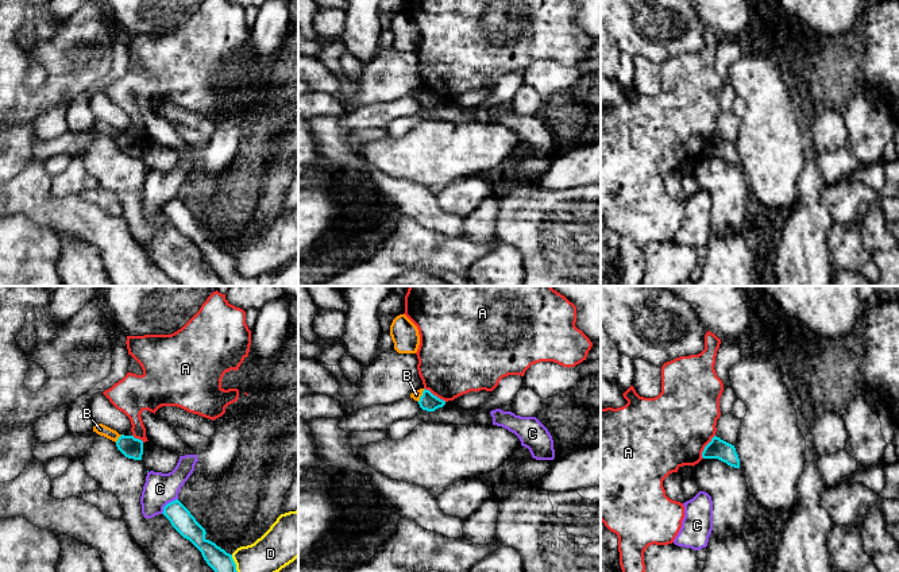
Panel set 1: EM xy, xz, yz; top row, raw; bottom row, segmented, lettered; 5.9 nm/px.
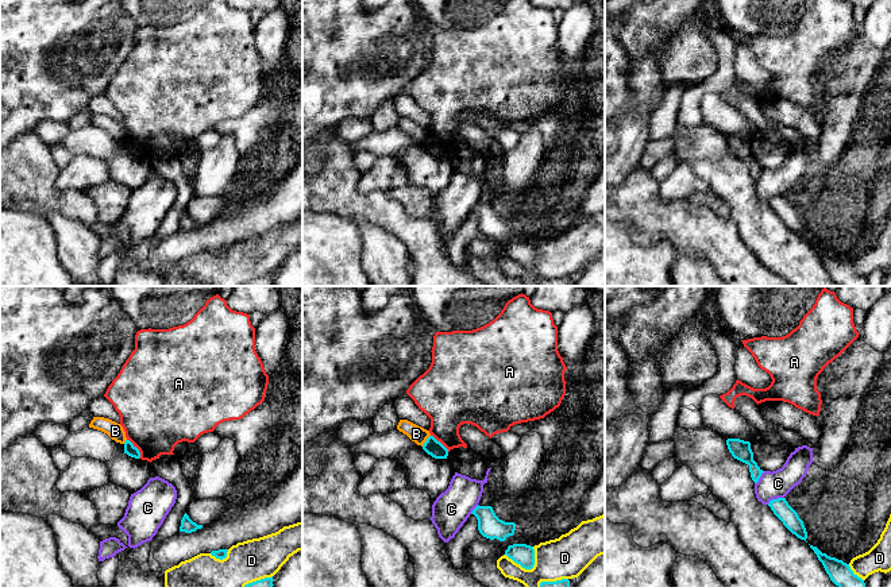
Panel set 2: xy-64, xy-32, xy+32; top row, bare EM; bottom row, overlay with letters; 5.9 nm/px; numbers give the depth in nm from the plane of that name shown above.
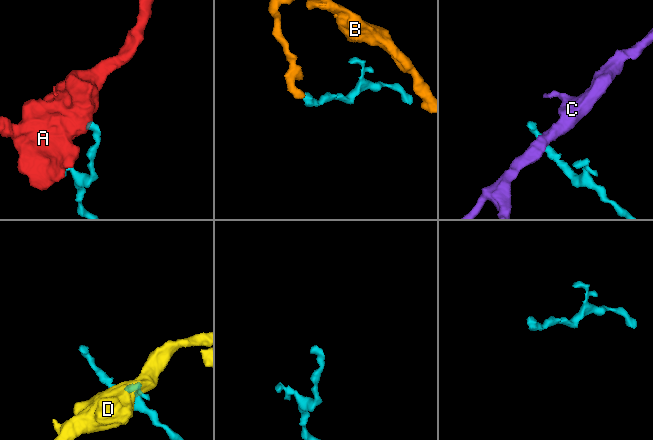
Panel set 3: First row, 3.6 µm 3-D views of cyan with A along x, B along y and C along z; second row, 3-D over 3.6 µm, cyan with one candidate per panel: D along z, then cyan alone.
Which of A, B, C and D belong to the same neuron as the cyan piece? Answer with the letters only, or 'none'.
none

